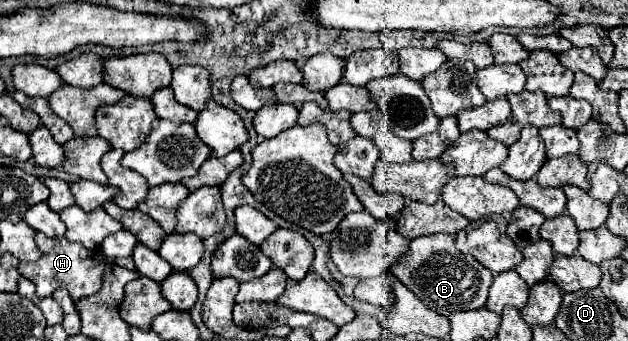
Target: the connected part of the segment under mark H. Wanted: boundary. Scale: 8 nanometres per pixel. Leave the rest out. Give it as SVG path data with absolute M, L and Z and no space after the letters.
M36 233L36 243L42 251L40 259L34 263L20 263L18 271L22 277L30 279L36 285L36 293L40 297L50 297L56 289L64 287L68 289L72 301L80 301L82 297L90 297L102 287L102 275L108 265L108 257L104 257L100 249L90 251L90 249L84 249L84 245L70 243L66 237L52 239L52 237L46 237L44 233Z

